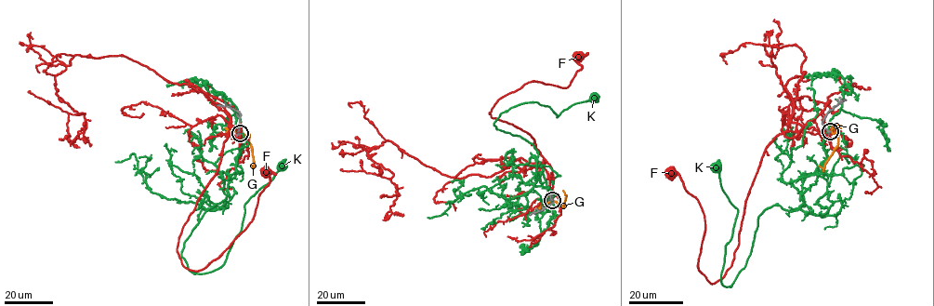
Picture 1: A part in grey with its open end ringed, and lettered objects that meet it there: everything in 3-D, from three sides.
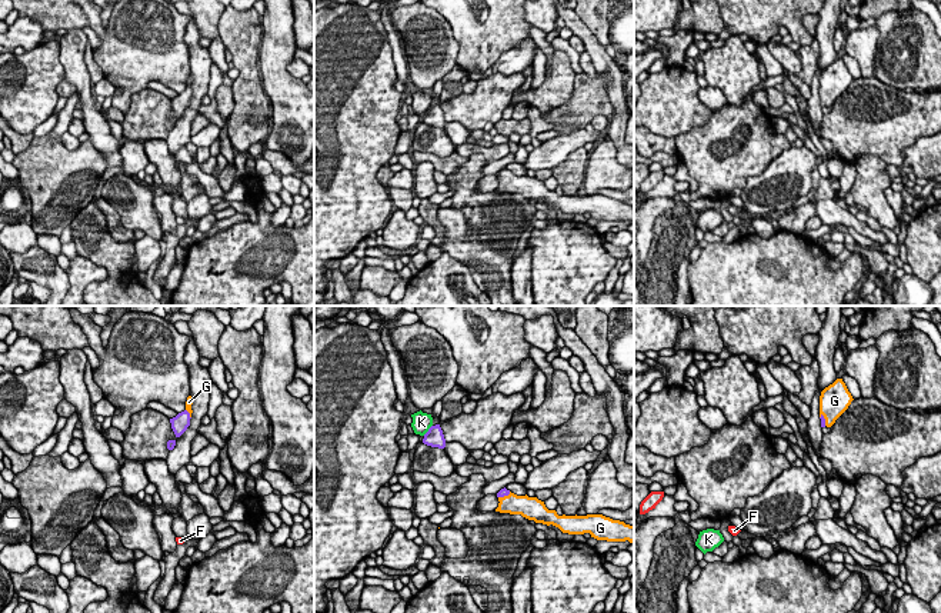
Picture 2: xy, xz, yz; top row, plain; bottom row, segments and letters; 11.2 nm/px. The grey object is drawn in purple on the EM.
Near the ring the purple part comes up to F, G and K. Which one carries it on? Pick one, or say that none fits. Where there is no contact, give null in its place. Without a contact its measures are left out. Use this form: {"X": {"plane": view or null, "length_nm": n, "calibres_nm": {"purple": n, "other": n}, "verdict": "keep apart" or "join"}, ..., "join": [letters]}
{"F": {"plane": null, "verdict": "keep apart"}, "G": {"plane": "yz", "length_nm": 150, "calibres_nm": {"purple": 60, "other": 340}, "verdict": "join"}, "K": {"plane": "xz", "length_nm": 160, "calibres_nm": {"purple": 220, "other": 220}, "verdict": "keep apart"}, "join": ["G"]}

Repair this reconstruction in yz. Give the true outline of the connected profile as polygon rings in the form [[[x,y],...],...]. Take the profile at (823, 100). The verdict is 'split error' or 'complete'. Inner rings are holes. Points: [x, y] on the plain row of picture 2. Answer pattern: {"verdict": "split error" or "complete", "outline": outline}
{"verdict": "split error", "outline": [[[837,59],[832,64],[825,67],[820,76],[821,107],[831,107],[848,89],[852,80],[854,79],[842,59]]]}

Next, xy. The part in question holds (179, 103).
{"verdict": "split error", "outline": [[[188,76],[186,81],[186,90],[178,93],[176,97],[170,99],[171,109],[176,114],[176,117],[180,117],[187,107],[190,106],[190,99],[191,99],[191,84],[193,84],[193,77]]]}

